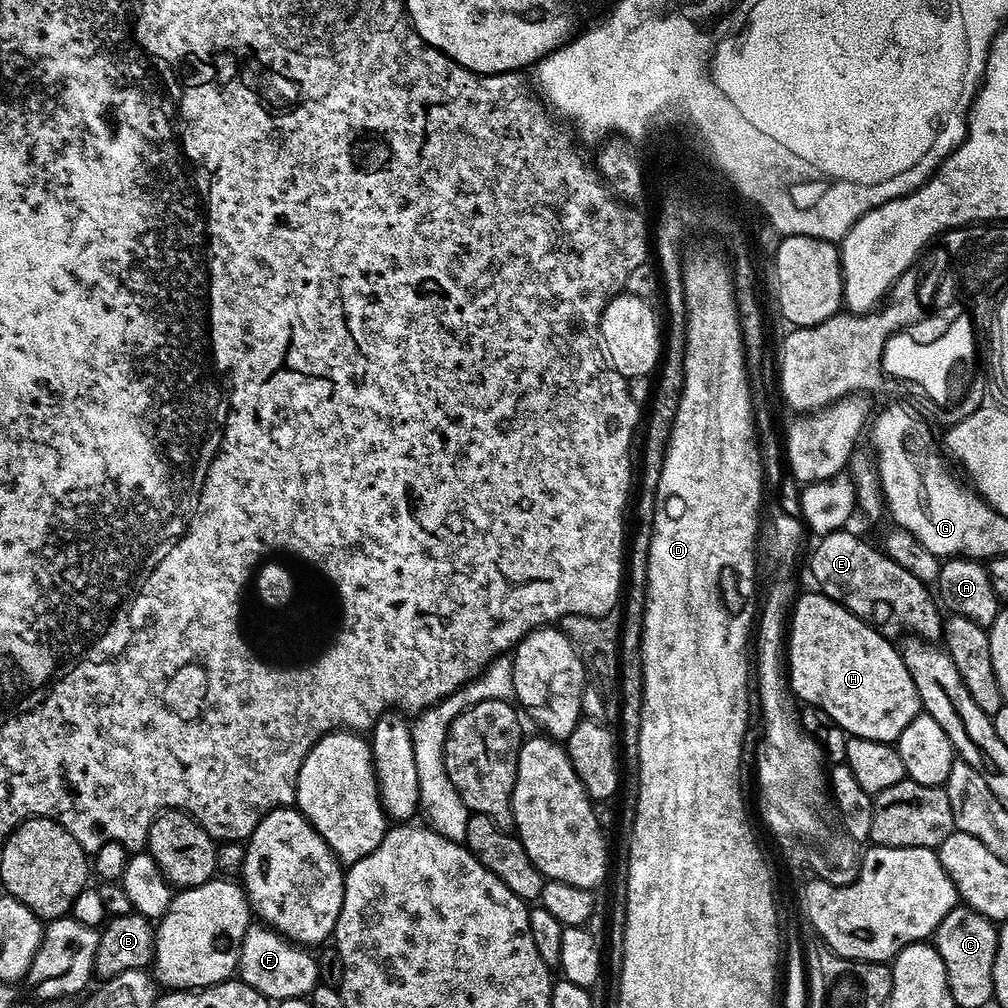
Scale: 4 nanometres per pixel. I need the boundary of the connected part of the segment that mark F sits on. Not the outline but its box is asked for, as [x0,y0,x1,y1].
[238,922,320,1002]

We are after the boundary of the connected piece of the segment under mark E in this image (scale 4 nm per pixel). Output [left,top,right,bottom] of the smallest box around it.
[812,530,942,642]

